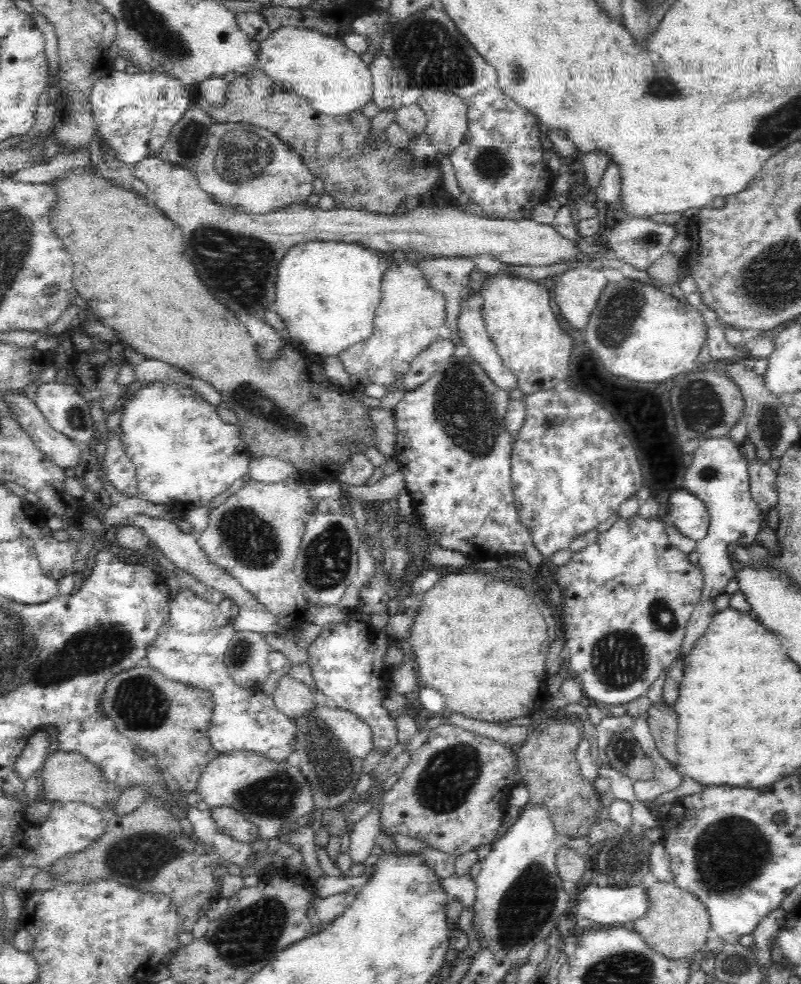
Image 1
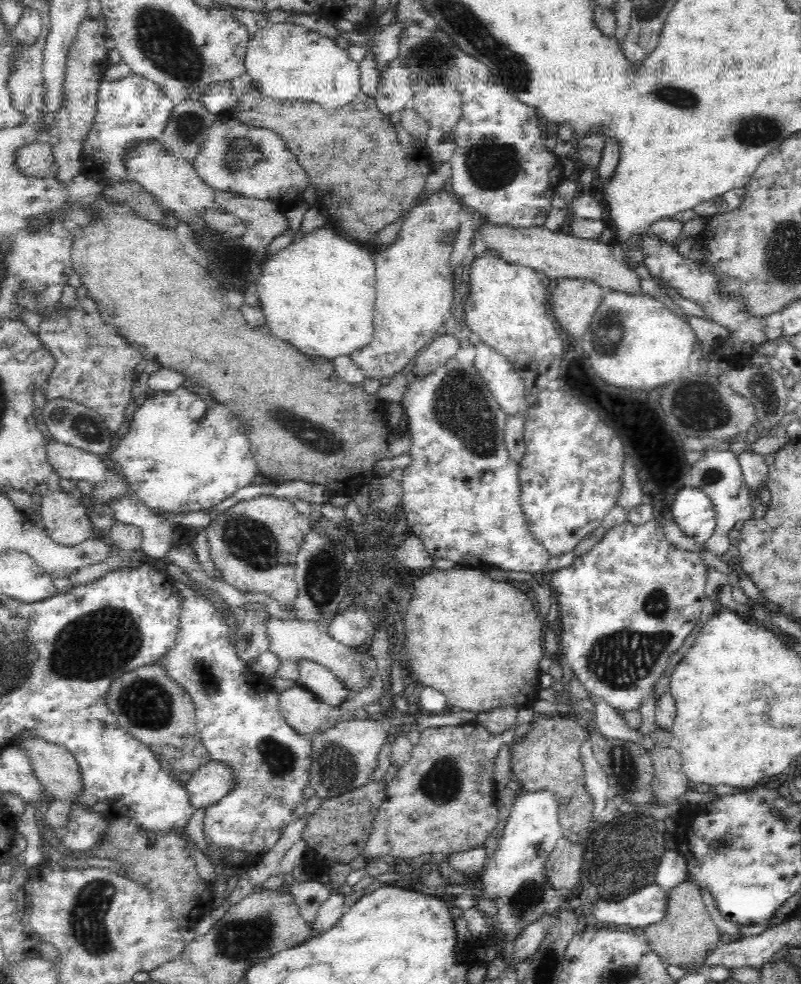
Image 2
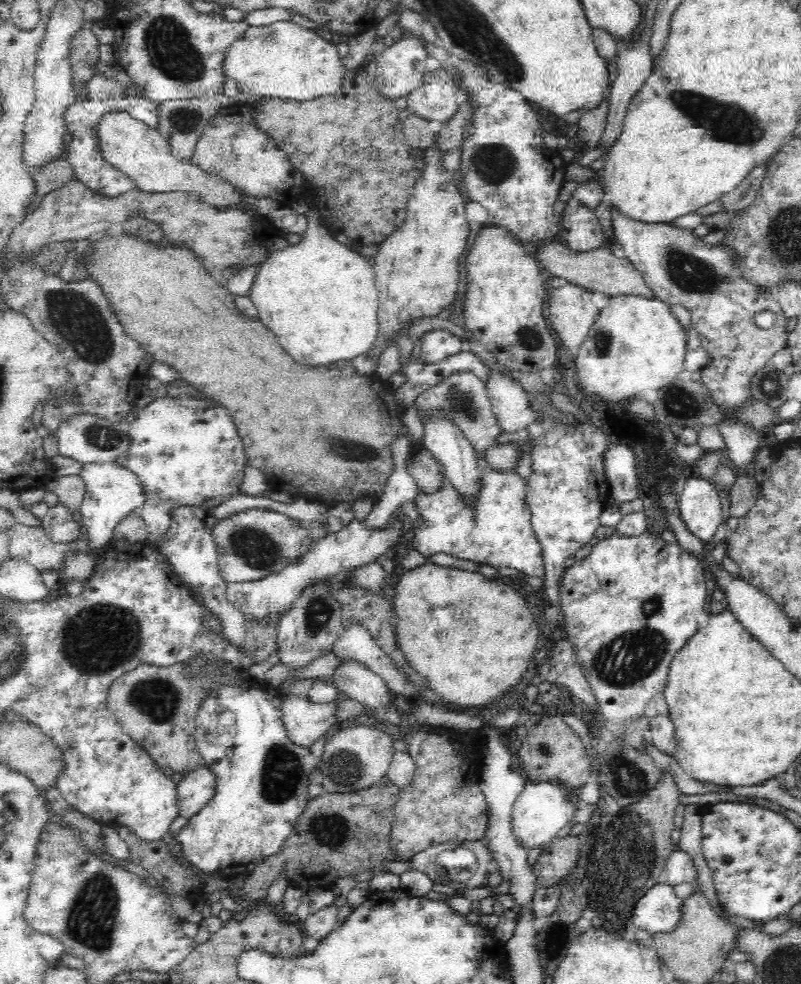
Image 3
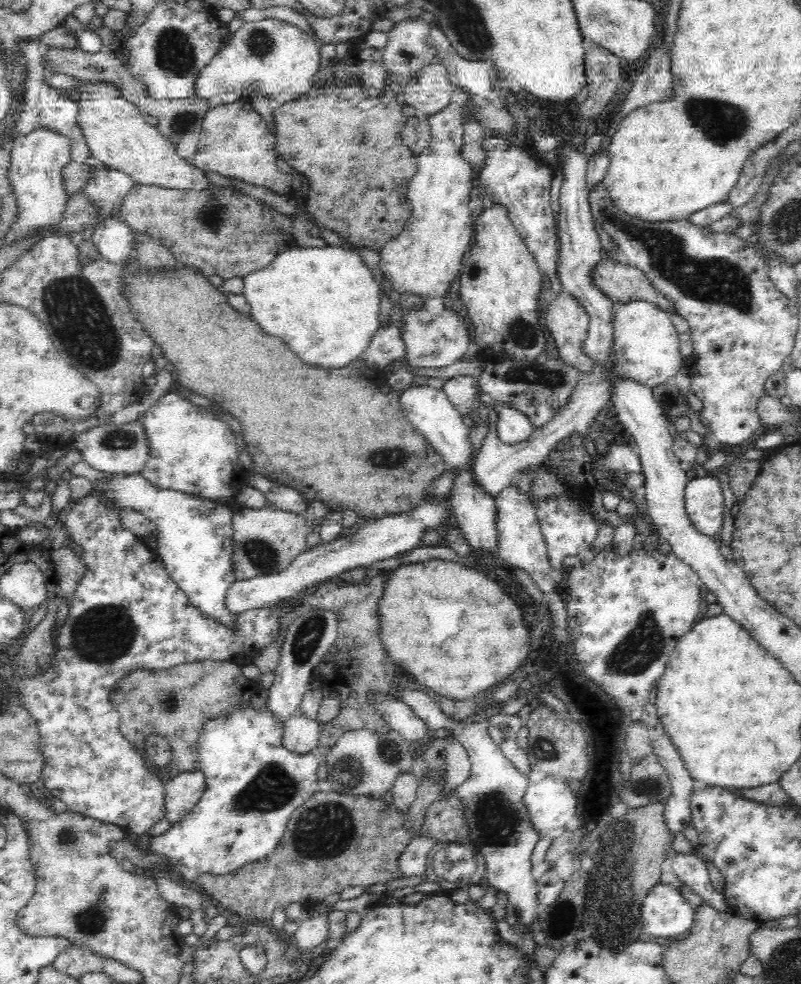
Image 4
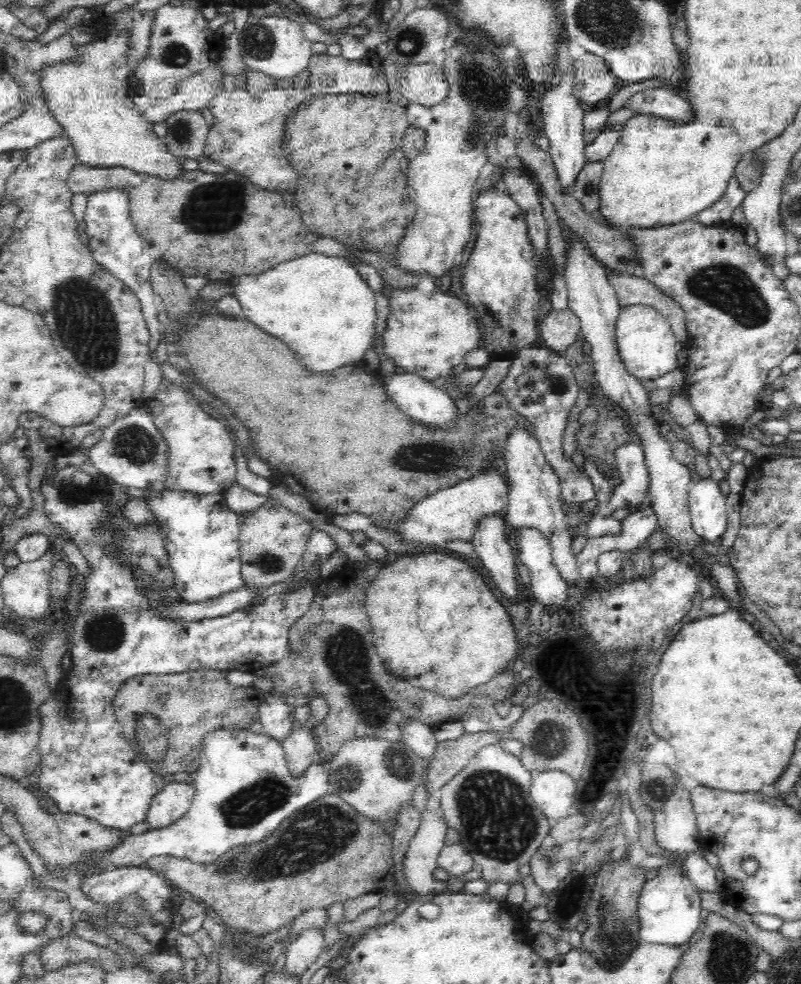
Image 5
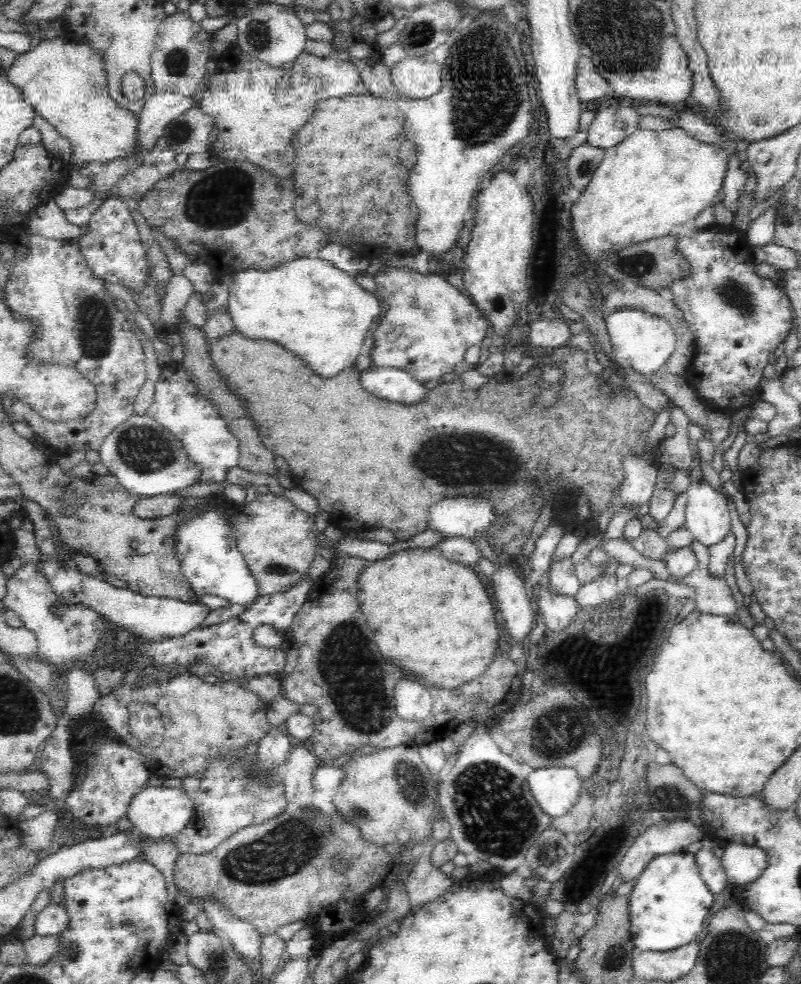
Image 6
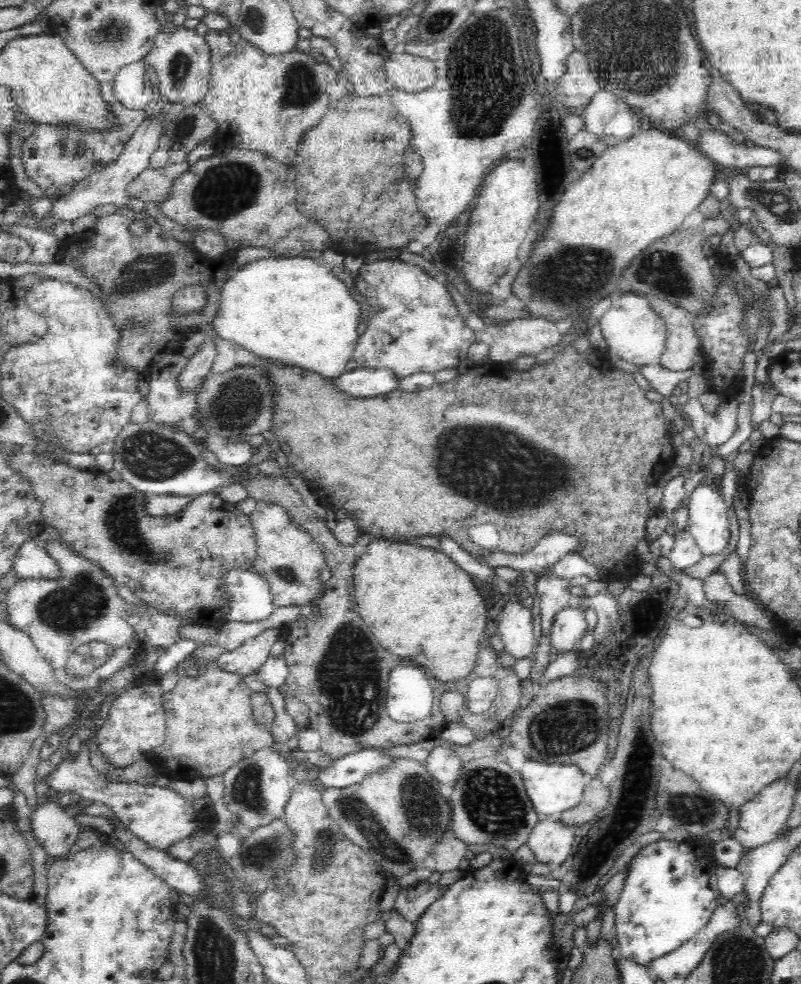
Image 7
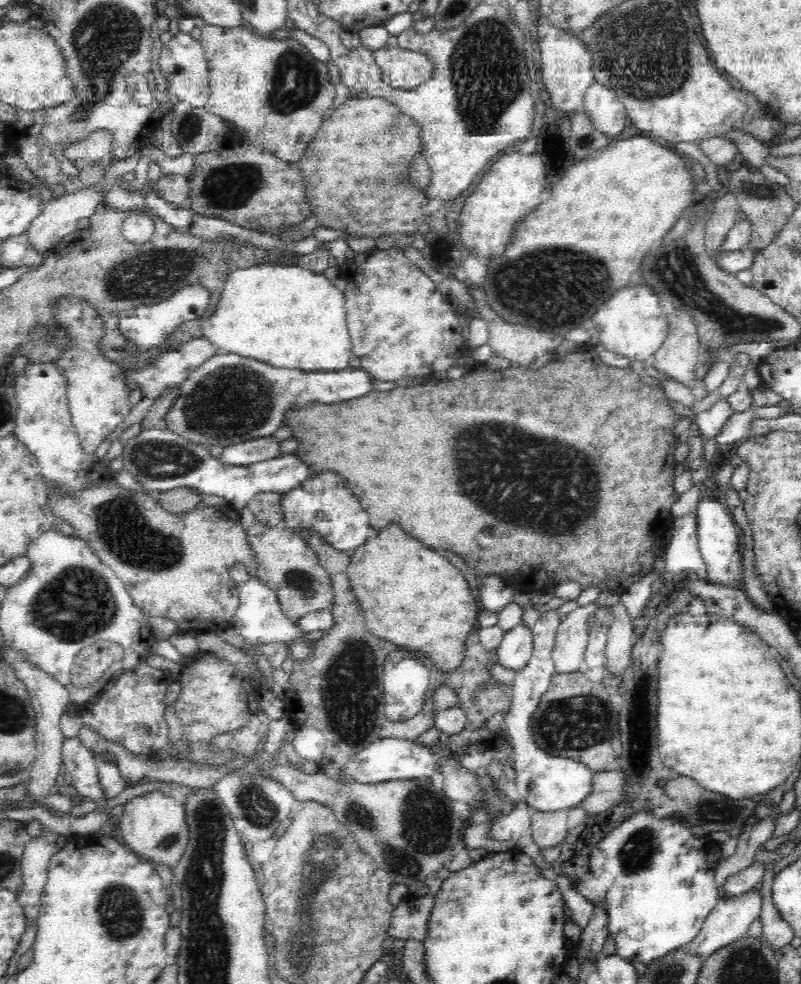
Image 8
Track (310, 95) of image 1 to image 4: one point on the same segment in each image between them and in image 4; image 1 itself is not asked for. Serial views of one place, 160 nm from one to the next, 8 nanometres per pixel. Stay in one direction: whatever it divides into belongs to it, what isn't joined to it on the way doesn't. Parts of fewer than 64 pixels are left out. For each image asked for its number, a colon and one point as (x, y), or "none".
2: (290, 63)
3: (284, 60)
4: (269, 56)

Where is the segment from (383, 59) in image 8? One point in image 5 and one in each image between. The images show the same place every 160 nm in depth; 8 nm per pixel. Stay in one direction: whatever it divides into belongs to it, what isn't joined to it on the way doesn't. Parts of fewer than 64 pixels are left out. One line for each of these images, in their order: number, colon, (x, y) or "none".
5: (425, 84)
6: (415, 77)
7: (409, 73)

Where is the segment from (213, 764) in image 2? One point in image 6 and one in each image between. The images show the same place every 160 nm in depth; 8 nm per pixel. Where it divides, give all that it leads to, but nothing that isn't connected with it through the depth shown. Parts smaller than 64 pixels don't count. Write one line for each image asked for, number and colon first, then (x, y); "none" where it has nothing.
3: (198, 788)
4: (184, 791)
5: (174, 799)
6: (156, 812)

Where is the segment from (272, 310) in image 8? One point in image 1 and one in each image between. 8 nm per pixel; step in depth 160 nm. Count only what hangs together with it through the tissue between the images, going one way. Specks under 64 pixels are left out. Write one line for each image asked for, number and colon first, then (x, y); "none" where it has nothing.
1: (328, 292)
2: (318, 293)
3: (319, 297)
4: (324, 303)
5: (318, 304)
6: (319, 312)
7: (295, 309)

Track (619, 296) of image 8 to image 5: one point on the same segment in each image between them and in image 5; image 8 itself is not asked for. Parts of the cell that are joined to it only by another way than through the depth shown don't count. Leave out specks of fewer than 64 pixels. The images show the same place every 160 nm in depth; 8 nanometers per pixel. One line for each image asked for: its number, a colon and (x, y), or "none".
5: (648, 348)
6: (642, 341)
7: (632, 332)

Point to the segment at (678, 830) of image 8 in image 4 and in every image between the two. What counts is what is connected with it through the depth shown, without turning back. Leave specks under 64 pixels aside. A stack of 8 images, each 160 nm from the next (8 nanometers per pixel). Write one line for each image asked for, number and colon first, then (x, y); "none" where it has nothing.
4: (665, 913)
5: (669, 908)
6: (669, 902)
7: (667, 899)

